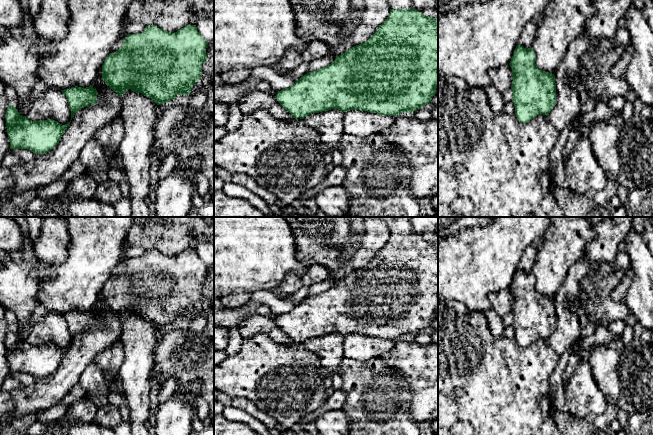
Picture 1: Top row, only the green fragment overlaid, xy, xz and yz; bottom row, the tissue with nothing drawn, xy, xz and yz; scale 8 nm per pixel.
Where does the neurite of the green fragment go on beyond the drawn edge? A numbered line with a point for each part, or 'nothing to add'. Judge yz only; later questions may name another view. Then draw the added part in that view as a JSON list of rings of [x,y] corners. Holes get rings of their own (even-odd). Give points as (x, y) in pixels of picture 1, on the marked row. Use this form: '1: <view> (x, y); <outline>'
nothing to add

